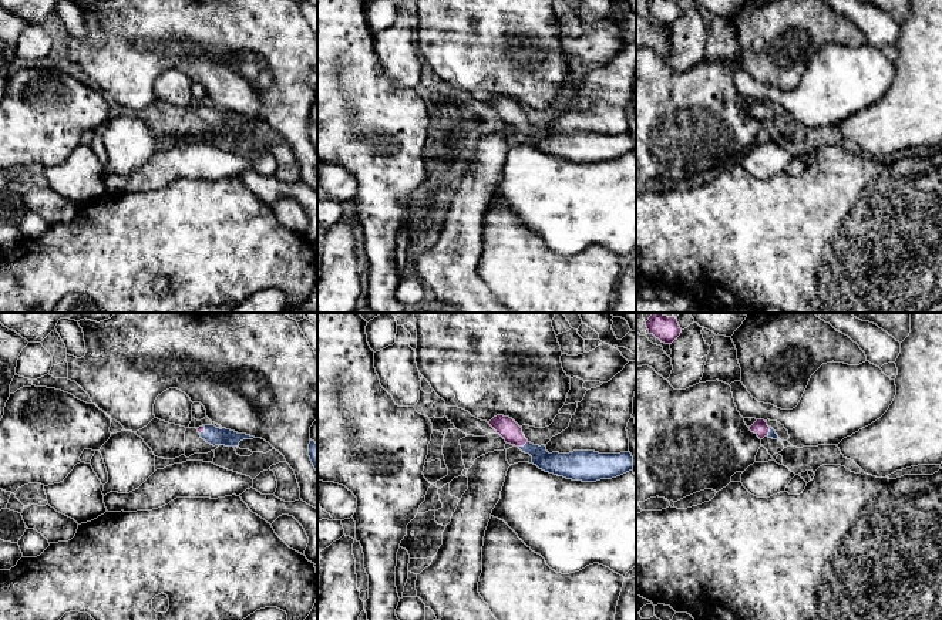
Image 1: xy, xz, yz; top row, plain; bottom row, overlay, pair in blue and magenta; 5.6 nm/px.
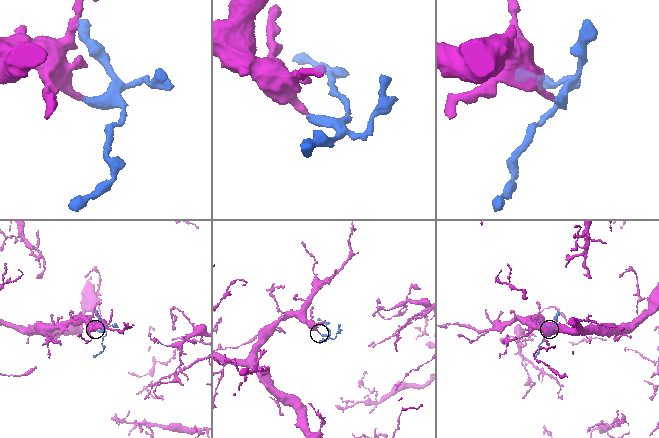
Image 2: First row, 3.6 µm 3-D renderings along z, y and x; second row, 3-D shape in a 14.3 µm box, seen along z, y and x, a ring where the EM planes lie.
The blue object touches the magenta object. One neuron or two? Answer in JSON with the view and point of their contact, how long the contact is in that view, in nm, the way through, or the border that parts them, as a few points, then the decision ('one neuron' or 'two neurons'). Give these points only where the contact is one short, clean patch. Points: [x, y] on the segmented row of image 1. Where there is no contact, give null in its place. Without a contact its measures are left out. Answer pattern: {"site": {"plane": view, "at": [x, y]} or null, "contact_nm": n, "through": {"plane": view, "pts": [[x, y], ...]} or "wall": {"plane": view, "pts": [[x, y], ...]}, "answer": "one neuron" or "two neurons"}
{"site": {"plane": "xz", "at": [524, 445]}, "contact_nm": 70, "through": {"plane": "xz", "pts": [[558, 464], [547, 462], [524, 445], [505, 427]]}, "answer": "one neuron"}

